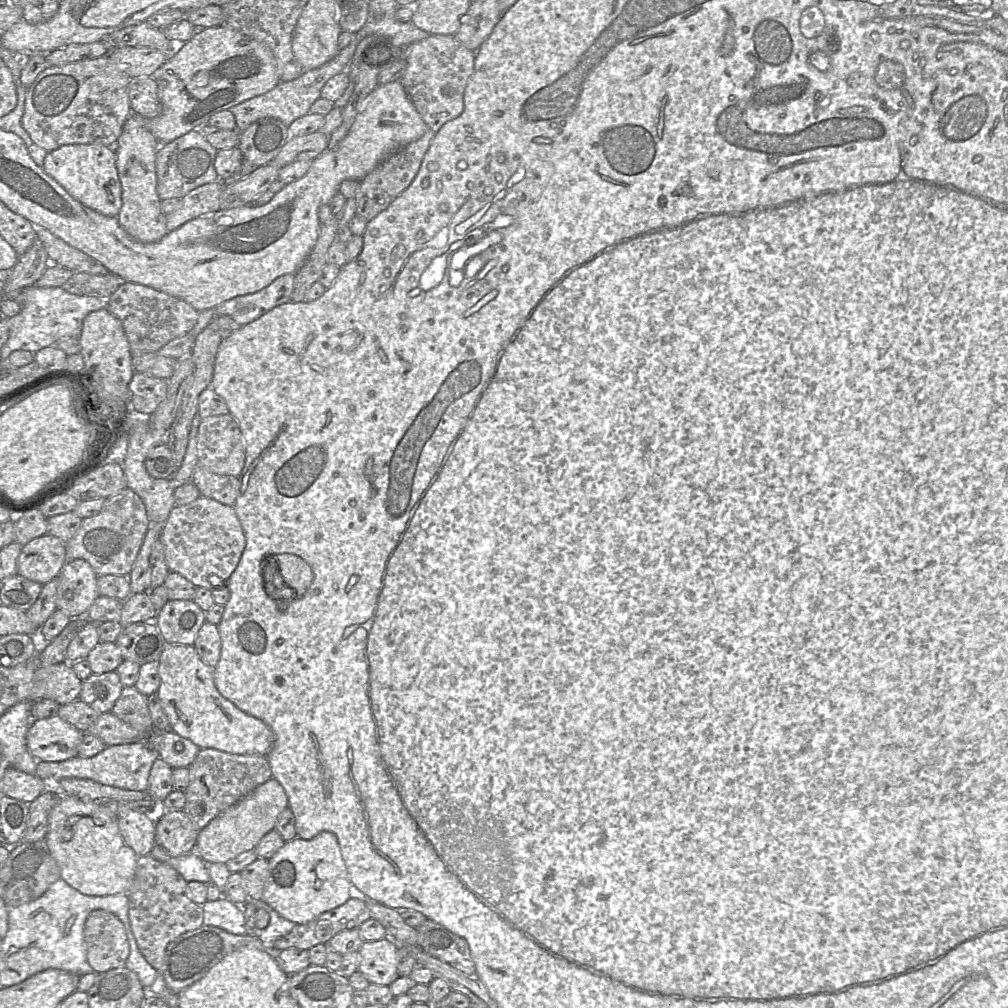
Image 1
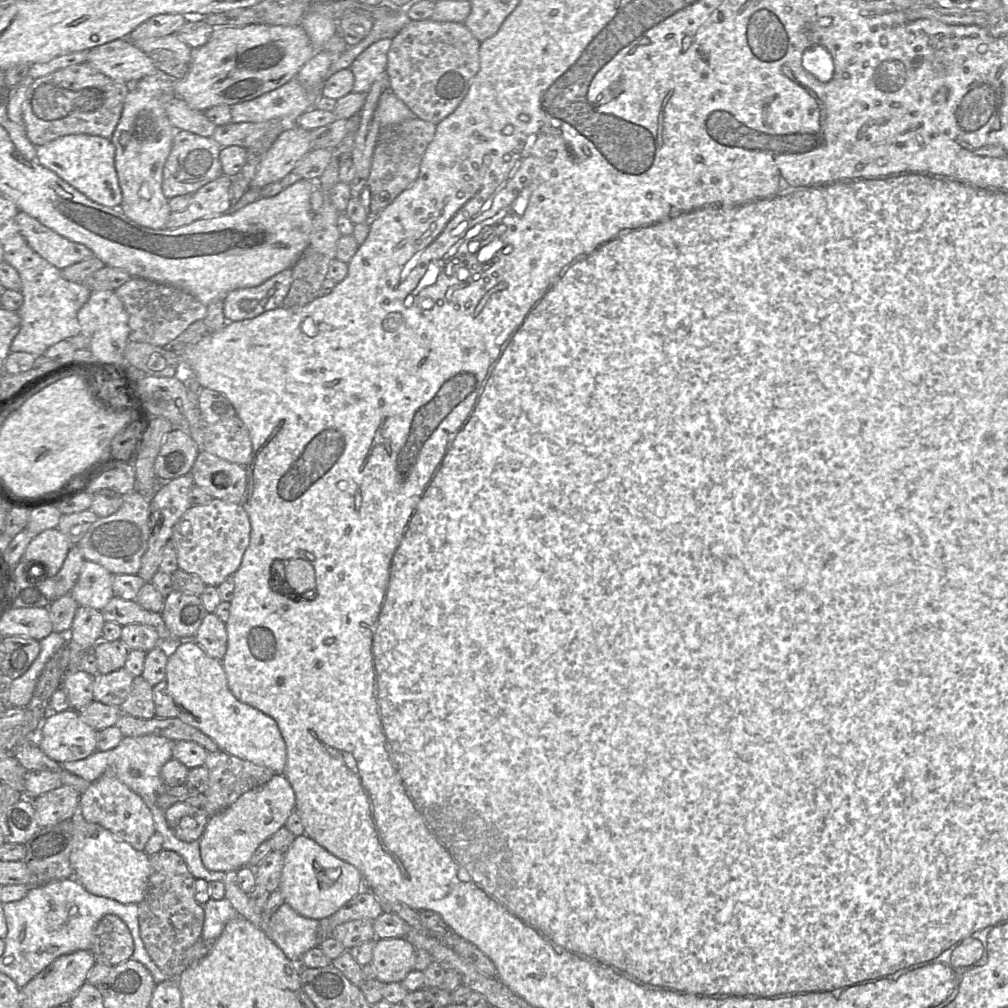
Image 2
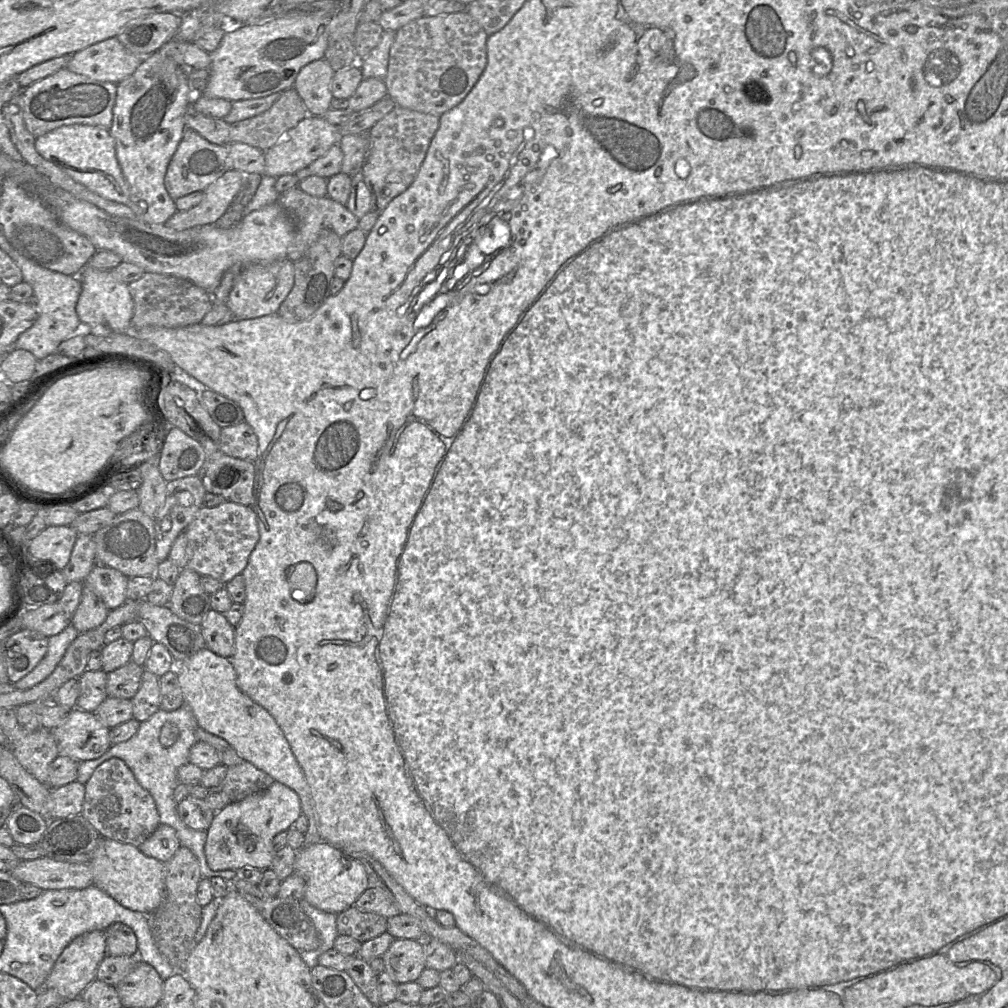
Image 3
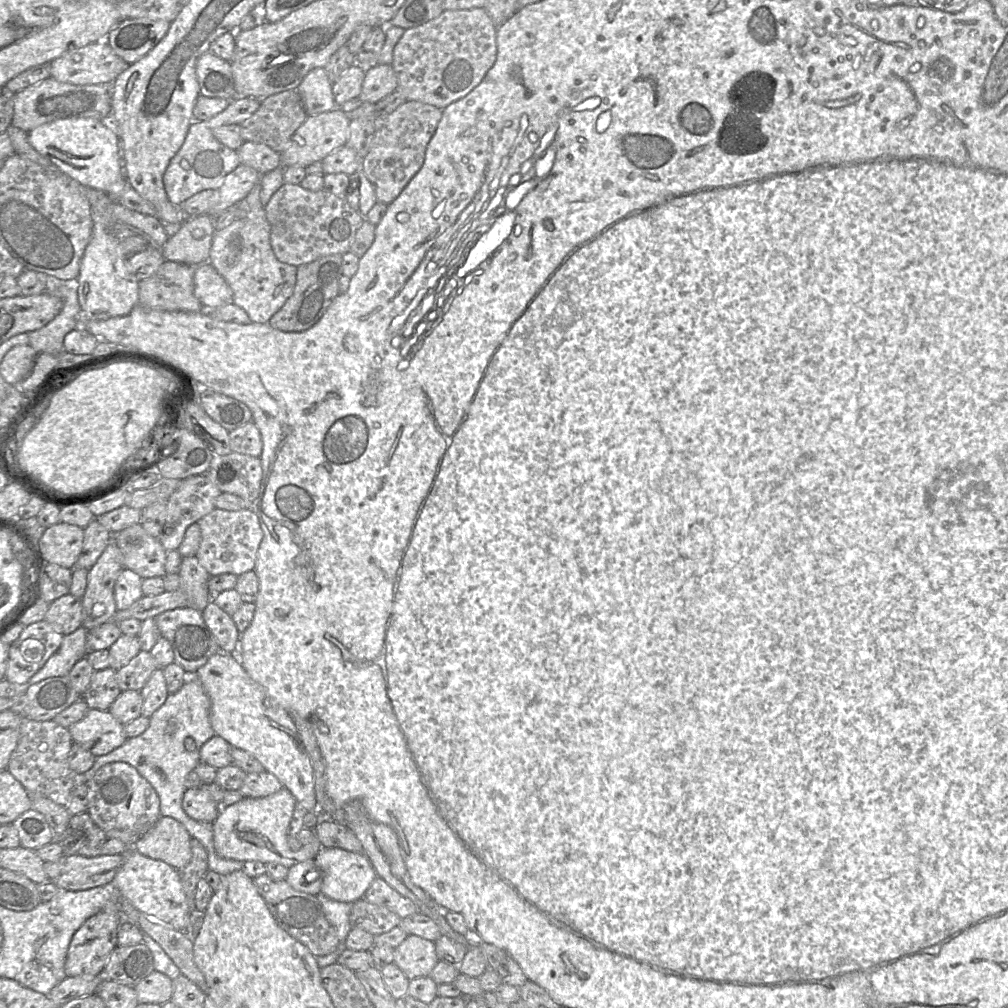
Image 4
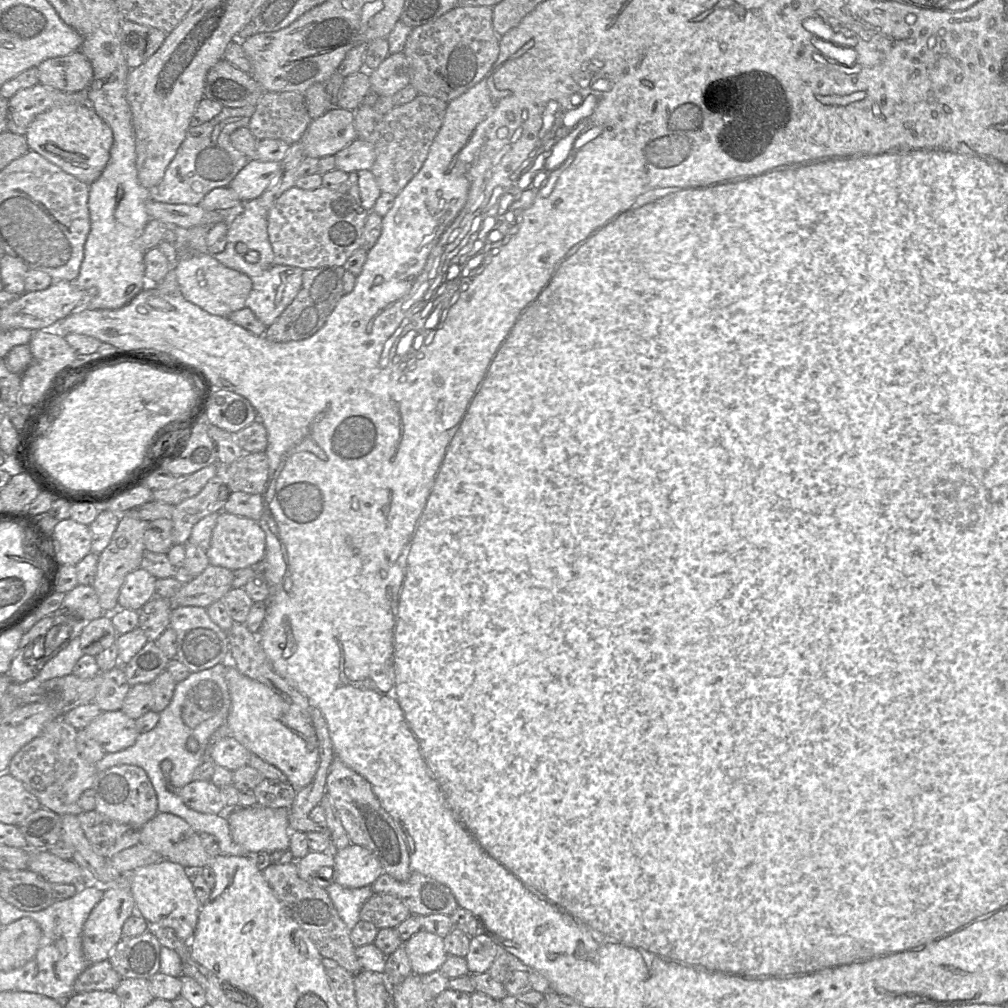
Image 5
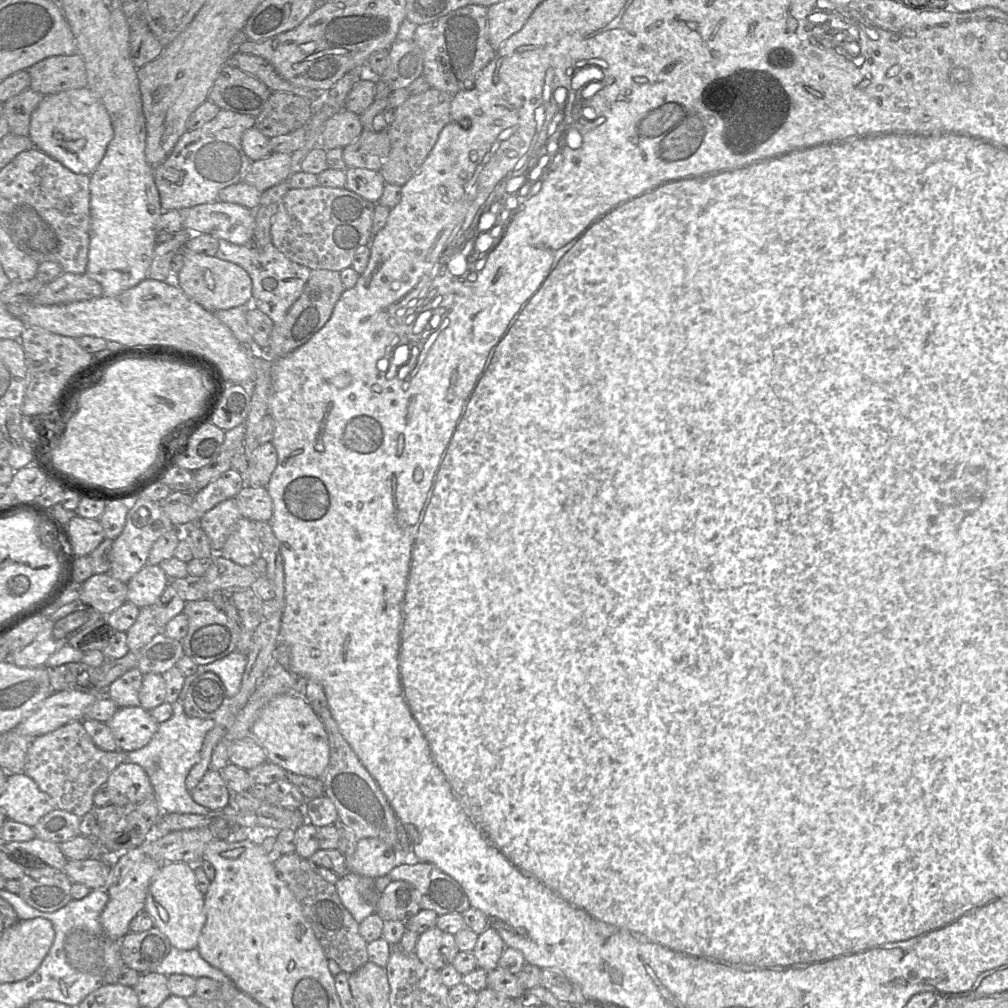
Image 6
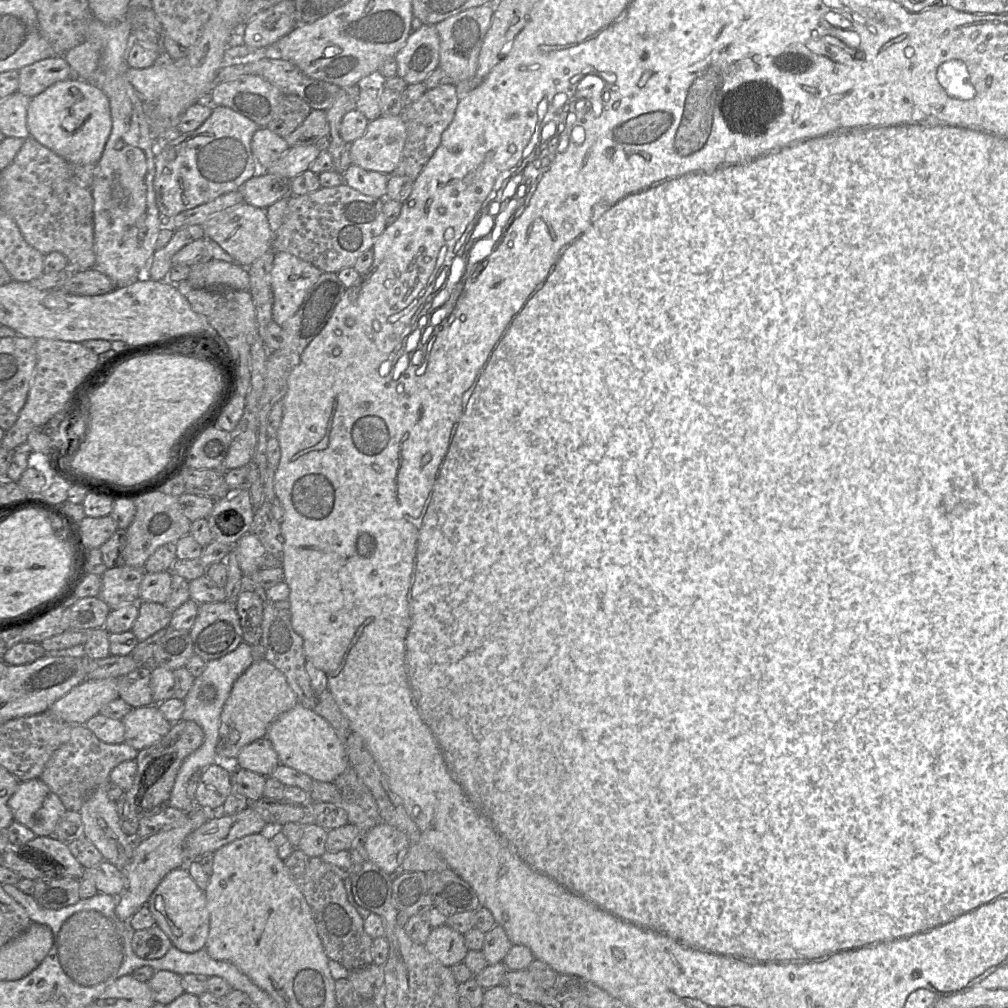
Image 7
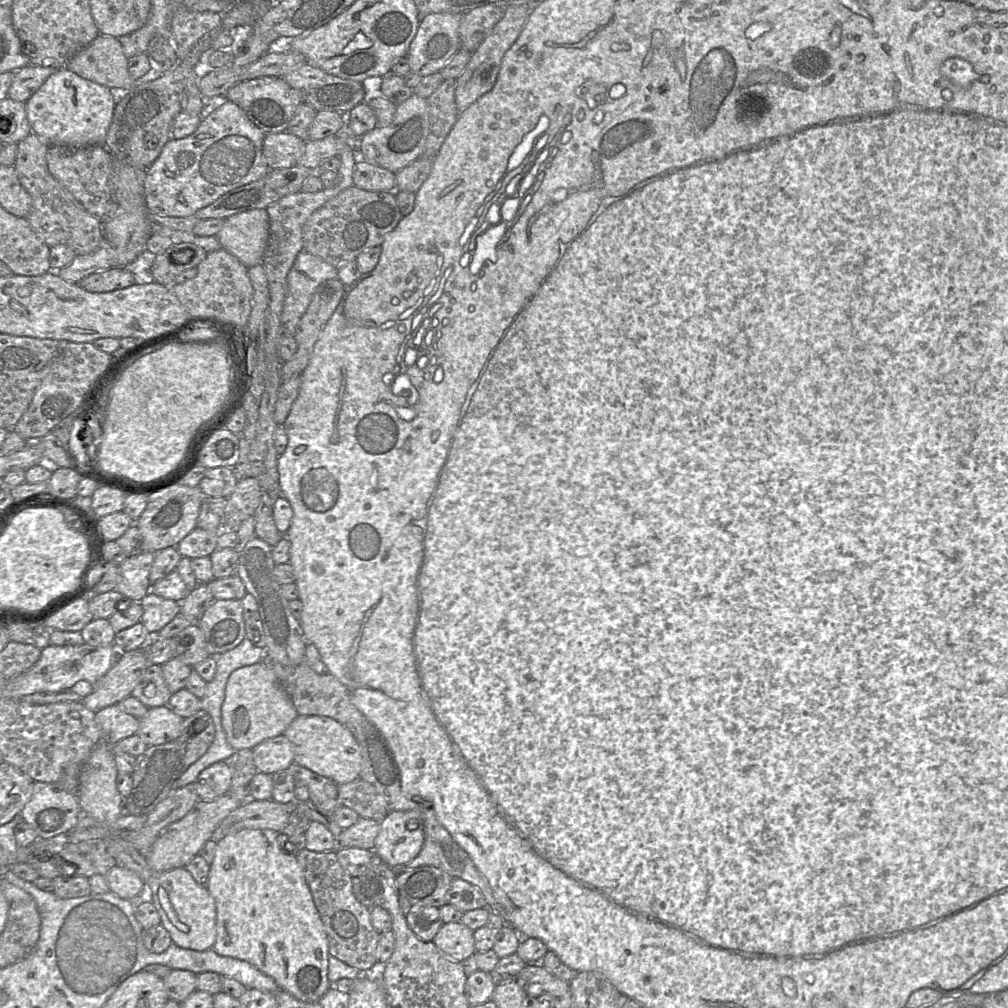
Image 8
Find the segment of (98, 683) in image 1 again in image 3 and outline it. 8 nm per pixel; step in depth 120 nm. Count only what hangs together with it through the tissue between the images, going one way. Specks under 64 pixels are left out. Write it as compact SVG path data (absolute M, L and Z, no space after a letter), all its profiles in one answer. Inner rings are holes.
M130 660L124 666L107 674L106 693L108 697L131 699L141 685L145 668Z

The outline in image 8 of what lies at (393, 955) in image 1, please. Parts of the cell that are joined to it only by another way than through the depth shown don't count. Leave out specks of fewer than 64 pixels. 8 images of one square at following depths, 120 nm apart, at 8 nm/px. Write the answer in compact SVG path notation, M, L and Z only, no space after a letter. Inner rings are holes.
M461 922L444 923L432 942L446 957L462 962L476 952L473 933Z

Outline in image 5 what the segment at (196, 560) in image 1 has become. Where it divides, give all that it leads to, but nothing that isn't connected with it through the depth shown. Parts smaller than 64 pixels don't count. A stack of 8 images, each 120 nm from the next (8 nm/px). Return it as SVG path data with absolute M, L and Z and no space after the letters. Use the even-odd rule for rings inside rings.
M220 512L206 554L211 565L232 571L250 566L258 566L258 569L261 569L261 562L265 556L265 539L265 532L258 521L228 512Z

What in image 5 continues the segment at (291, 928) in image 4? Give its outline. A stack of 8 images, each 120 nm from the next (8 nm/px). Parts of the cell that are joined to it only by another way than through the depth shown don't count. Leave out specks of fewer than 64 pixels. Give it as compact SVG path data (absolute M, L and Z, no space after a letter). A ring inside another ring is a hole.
M297 861L282 865L271 864L263 871L263 876L286 914L309 934L322 957L336 961L353 975L363 970L350 938L351 930L340 918L328 892L325 888L300 878Z

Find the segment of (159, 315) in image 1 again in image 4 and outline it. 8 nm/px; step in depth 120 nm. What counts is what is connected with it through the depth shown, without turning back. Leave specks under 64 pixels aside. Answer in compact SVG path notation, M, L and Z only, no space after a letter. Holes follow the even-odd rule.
M164 261L151 277L139 282L139 305L159 311L207 311L194 295L194 267Z

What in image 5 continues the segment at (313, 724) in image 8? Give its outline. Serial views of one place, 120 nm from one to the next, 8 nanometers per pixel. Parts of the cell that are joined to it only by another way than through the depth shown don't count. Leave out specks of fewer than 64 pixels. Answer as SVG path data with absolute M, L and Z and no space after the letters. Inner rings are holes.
M228 661L225 679L228 684L231 706L226 720L229 735L235 738L252 754L280 769L288 782L298 791L314 778L319 767L319 740L311 718L305 717L297 707L292 707L268 686L243 675Z

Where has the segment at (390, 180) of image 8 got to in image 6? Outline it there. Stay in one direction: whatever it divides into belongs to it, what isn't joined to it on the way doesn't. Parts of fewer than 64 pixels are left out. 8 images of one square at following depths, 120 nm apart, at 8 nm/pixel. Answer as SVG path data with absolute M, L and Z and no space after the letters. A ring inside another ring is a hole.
M347 167L345 172L347 189L370 202L379 203L386 185L380 172L365 168L349 167Z

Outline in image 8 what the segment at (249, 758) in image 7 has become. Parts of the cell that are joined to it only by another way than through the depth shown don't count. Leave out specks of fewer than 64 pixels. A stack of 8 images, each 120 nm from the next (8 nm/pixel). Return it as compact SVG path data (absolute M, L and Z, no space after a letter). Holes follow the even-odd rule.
M283 734L262 741L252 752L257 770L266 774L286 770L294 763L294 746Z

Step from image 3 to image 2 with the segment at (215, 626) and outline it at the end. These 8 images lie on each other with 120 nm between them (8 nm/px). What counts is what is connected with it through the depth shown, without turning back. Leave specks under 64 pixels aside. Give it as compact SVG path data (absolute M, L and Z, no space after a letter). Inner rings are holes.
M208 613L198 628L194 640L208 656L222 660L227 651L228 635L226 623L215 613Z

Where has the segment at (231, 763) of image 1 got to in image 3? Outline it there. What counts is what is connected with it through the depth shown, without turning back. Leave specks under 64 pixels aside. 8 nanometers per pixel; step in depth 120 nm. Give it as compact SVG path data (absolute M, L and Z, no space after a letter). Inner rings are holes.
M243 761L228 767L221 792L228 797L229 803L239 802L247 796L266 790L274 781L266 772Z

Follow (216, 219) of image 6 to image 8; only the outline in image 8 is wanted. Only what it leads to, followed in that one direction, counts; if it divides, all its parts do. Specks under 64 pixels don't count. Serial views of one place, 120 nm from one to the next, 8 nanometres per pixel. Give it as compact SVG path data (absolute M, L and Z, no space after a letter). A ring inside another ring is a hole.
M253 209L224 219L216 238L227 252L246 267L262 262L269 236L269 217L265 209Z

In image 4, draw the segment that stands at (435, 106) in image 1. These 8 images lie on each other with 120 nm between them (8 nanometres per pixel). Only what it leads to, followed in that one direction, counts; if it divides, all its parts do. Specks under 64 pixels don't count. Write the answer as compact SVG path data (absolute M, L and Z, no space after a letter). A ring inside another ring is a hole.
M485 8L444 10L438 17L405 29L393 51L397 89L407 101L420 101L443 110L465 97L484 78L497 57L496 33Z

